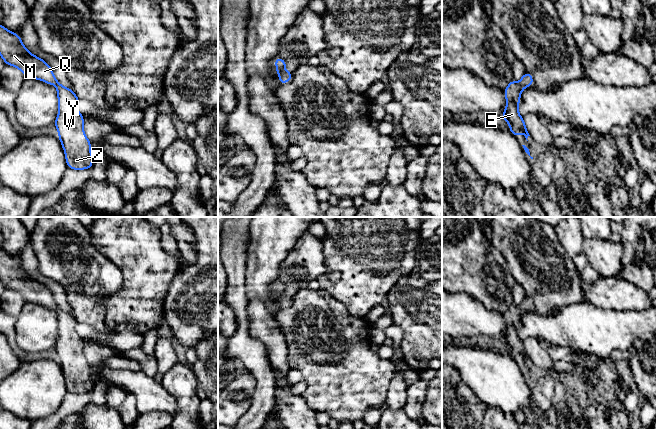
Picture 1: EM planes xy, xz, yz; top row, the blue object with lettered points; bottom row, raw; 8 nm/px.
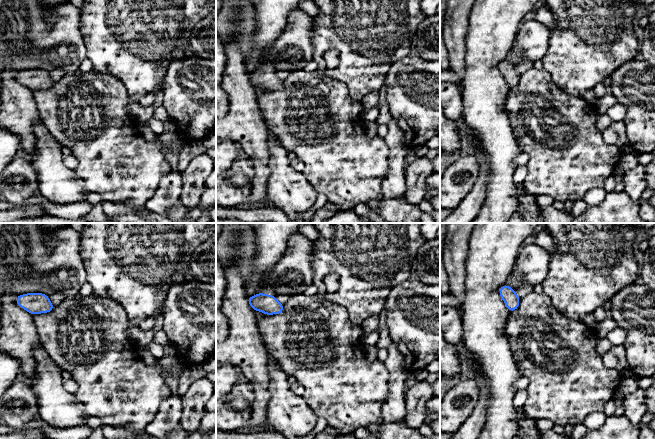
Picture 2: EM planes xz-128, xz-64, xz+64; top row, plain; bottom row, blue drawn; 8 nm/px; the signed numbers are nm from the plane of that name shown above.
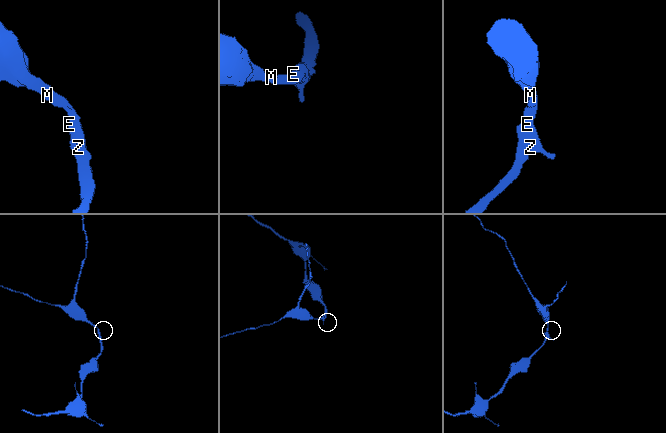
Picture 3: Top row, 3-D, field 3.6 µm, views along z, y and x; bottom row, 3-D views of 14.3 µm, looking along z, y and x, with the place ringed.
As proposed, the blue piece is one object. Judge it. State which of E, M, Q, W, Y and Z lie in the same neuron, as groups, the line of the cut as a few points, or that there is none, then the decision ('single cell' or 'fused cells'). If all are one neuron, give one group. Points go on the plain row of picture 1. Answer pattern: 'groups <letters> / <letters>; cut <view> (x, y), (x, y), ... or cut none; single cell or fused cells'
groups E M Q W Y Z; cut none; single cell

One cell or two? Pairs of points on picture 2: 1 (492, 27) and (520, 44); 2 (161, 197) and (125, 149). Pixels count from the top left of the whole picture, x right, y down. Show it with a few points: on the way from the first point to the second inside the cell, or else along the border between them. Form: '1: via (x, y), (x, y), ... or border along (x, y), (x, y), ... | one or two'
1: border along (521, 24), (505, 59) | two
2: border along (170, 172), (162, 179), (155, 193), (143, 205) | two

